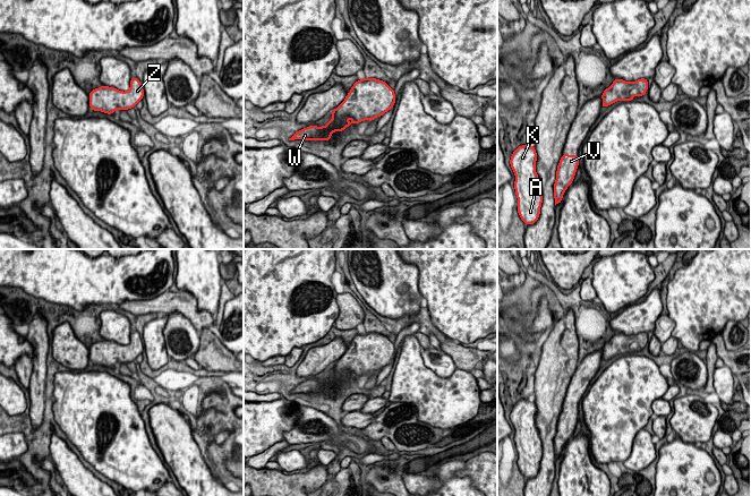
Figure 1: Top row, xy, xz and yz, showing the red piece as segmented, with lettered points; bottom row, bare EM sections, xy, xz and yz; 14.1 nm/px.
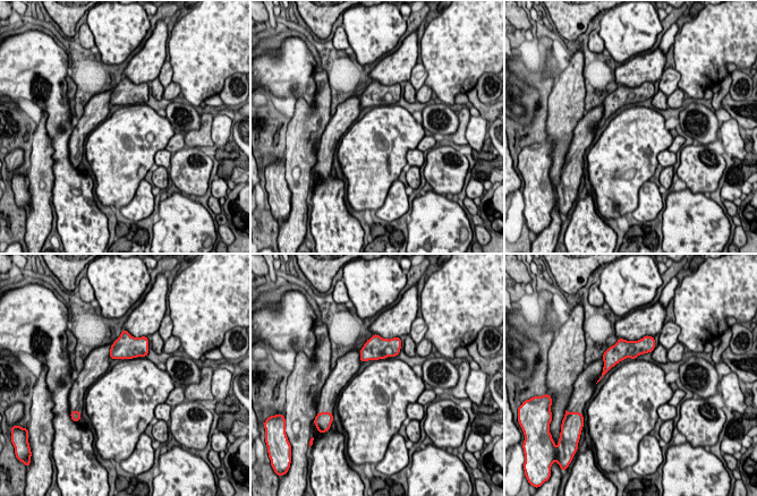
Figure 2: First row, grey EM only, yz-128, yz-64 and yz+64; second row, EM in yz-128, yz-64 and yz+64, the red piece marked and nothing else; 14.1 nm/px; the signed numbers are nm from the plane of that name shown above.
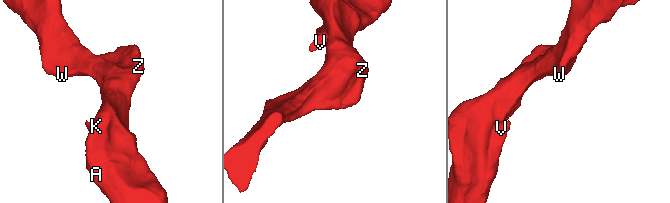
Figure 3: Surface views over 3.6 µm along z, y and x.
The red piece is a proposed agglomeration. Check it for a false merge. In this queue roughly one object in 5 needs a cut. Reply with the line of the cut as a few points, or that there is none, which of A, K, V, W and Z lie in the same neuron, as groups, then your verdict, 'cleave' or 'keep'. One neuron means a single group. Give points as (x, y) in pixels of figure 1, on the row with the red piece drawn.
no cut; A K V W Z; keep

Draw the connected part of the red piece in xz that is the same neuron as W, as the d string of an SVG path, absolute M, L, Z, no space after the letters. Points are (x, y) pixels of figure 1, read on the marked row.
M362 78L353 84L344 101L331 113L333 118L322 127L309 126L297 131L289 140L330 140L334 131L343 131L352 123L370 122L382 117L395 103L394 89L376 78Z

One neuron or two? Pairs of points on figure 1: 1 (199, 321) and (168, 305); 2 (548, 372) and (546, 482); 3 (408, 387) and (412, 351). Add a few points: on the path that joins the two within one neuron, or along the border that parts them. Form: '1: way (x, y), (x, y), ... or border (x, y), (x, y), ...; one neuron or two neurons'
1: way (191, 313), (184, 305), (176, 305); one neuron
2: way (548, 399), (547, 455); one neuron
3: way (410, 378), (410, 360); one neuron

